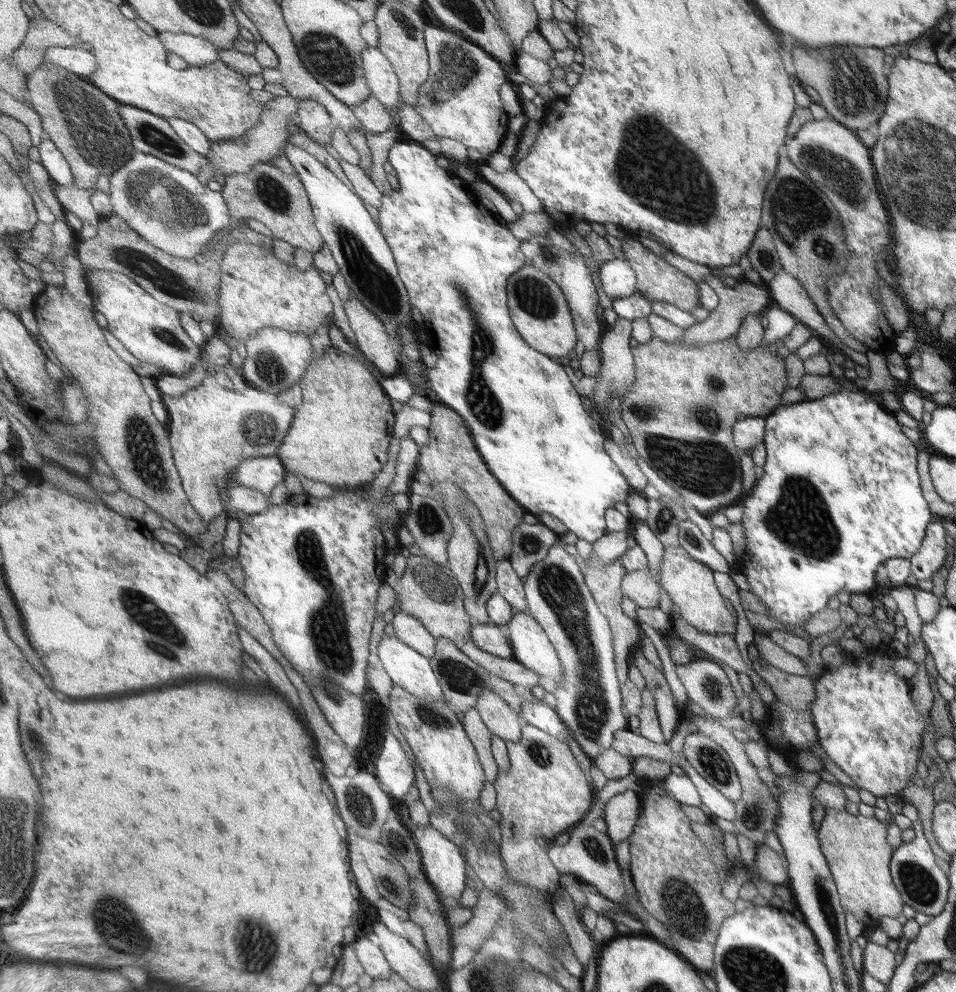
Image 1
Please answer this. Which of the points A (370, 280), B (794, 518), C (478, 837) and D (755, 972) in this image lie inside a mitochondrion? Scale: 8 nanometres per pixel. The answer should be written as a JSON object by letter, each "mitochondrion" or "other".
{"A":"mitochondrion","B":"mitochondrion","C":"mitochondrion","D":"mitochondrion"}

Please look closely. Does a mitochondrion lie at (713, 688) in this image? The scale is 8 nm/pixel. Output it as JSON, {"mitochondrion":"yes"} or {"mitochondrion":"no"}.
{"mitochondrion":"yes"}

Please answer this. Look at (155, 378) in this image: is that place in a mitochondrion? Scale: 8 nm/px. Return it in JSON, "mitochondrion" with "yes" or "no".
{"mitochondrion":"no"}

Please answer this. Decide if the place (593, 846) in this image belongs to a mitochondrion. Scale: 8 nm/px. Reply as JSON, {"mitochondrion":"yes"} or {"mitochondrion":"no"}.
{"mitochondrion":"yes"}

